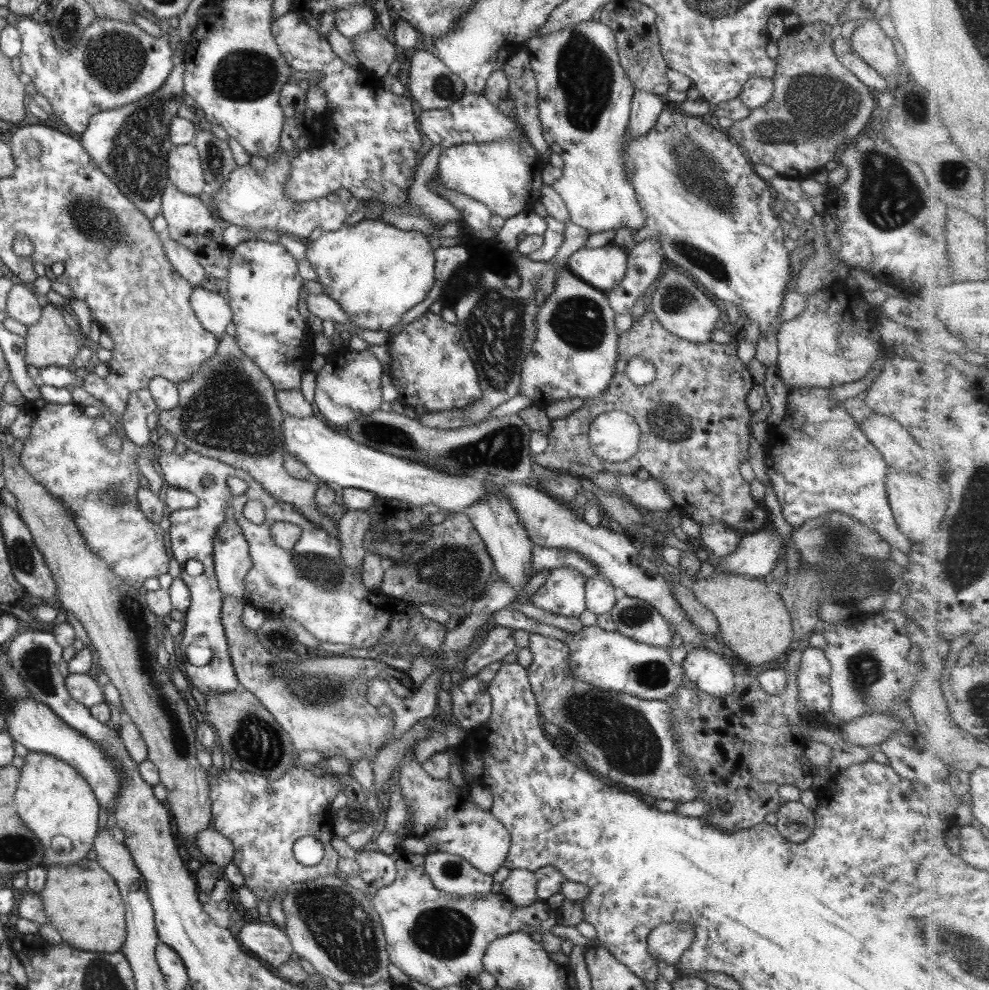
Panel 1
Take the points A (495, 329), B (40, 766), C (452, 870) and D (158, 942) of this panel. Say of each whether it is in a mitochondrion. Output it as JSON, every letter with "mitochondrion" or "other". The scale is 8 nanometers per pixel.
{"A":"mitochondrion","B":"other","C":"mitochondrion","D":"other"}

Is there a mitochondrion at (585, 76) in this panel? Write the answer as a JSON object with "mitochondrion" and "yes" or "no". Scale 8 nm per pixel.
{"mitochondrion":"yes"}

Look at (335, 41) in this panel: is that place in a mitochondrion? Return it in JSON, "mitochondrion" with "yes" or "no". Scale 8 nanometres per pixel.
{"mitochondrion":"no"}

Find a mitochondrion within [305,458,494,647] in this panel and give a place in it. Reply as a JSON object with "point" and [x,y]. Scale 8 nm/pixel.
{"point":[455,571]}

